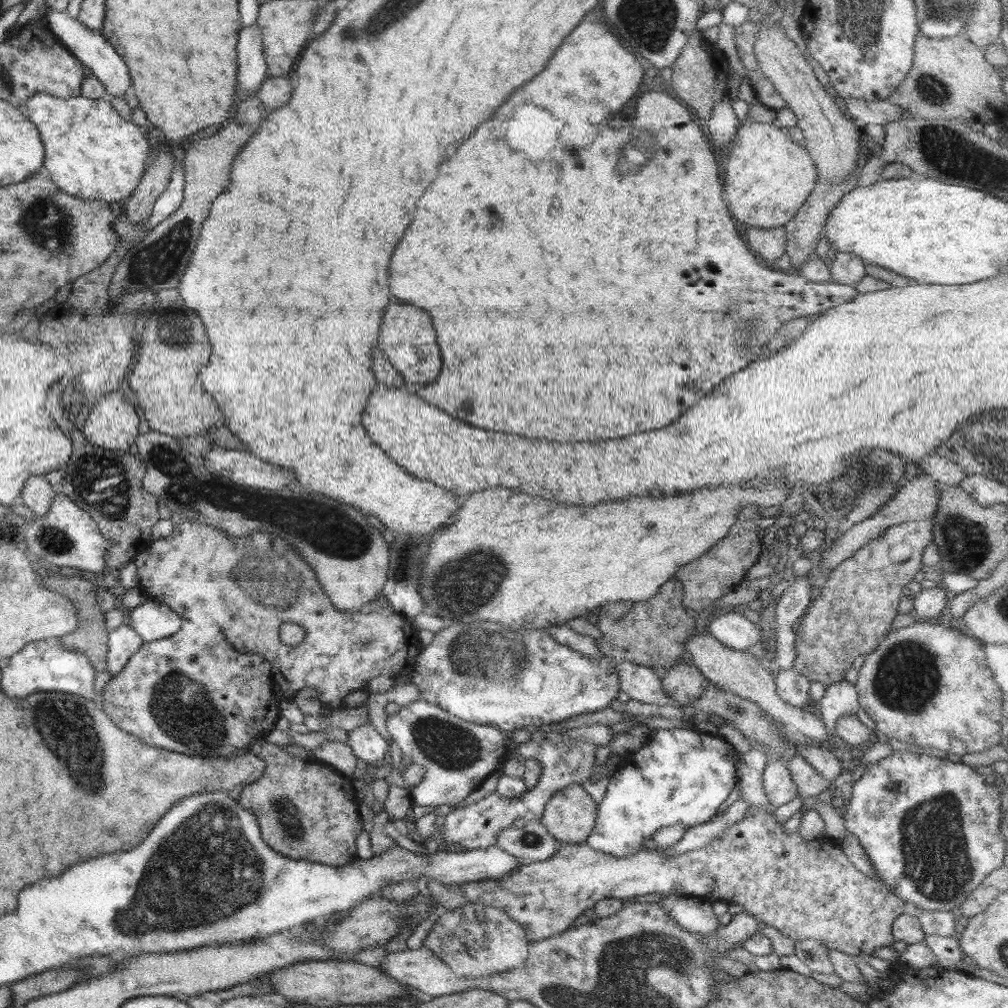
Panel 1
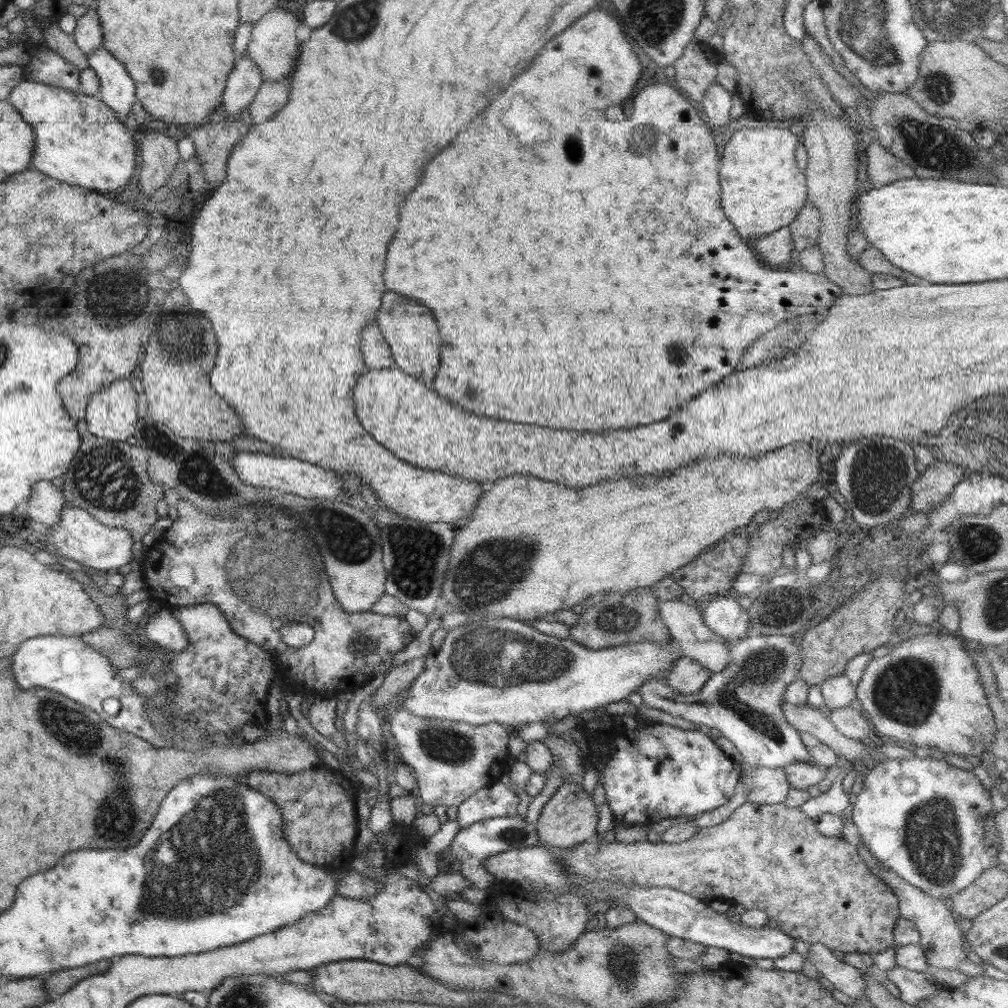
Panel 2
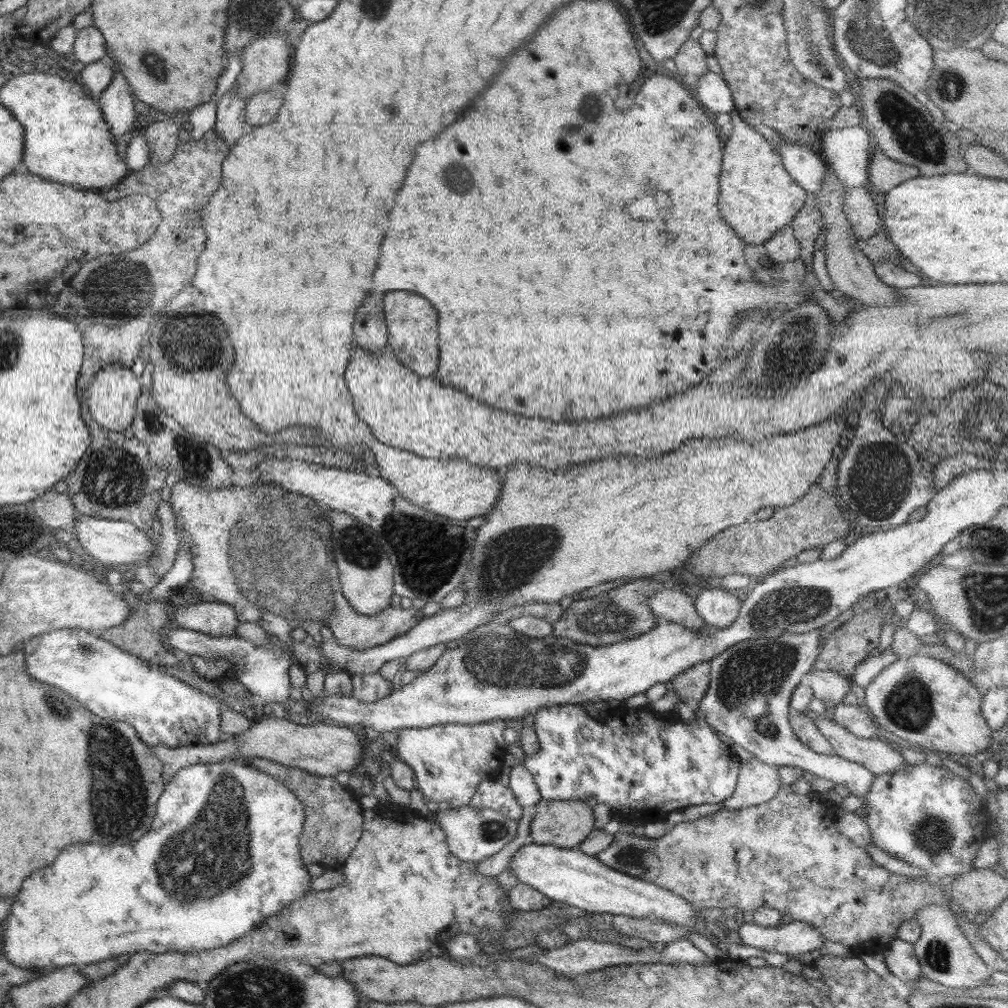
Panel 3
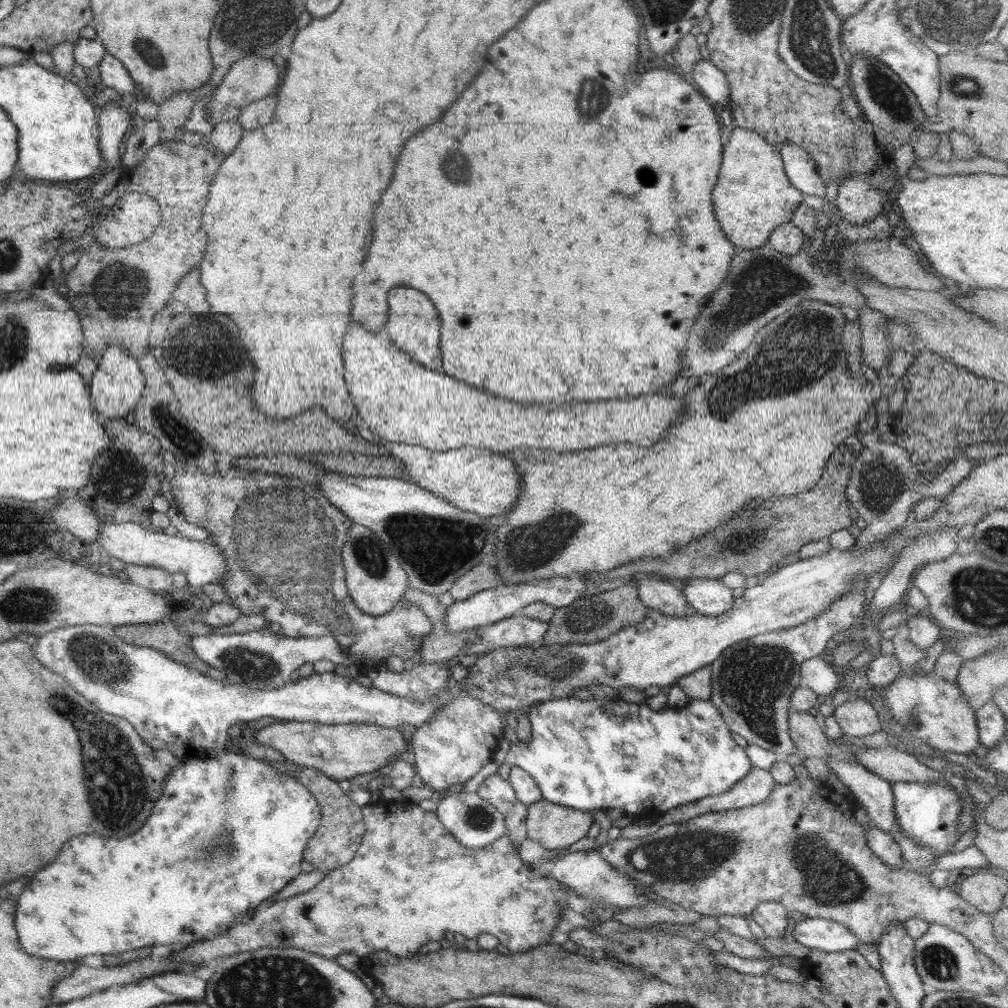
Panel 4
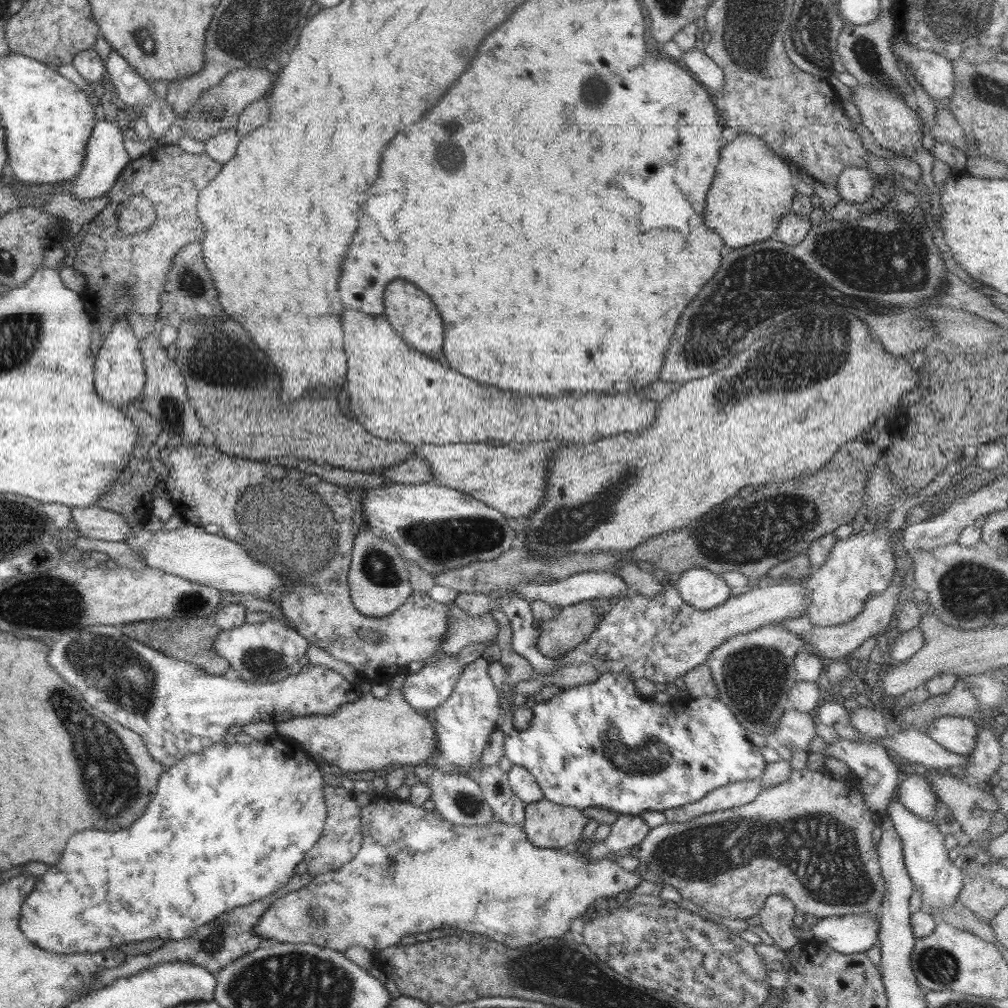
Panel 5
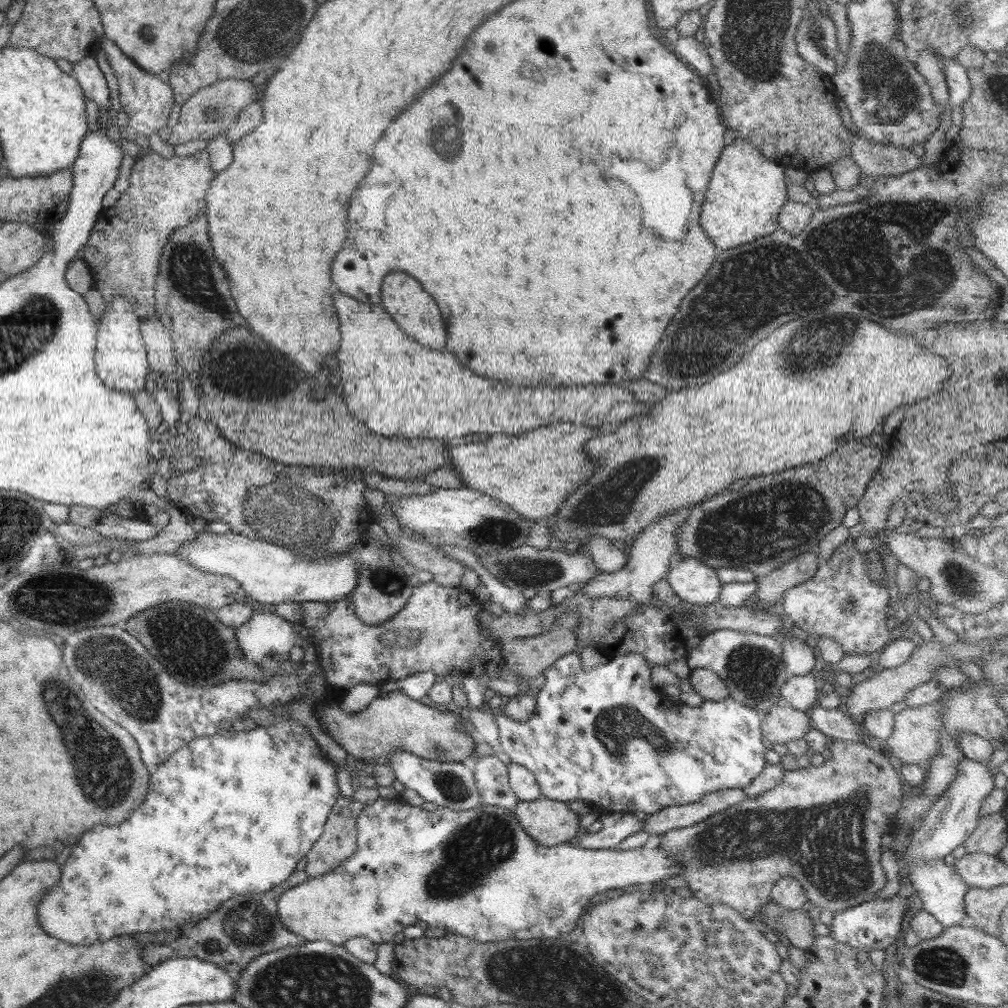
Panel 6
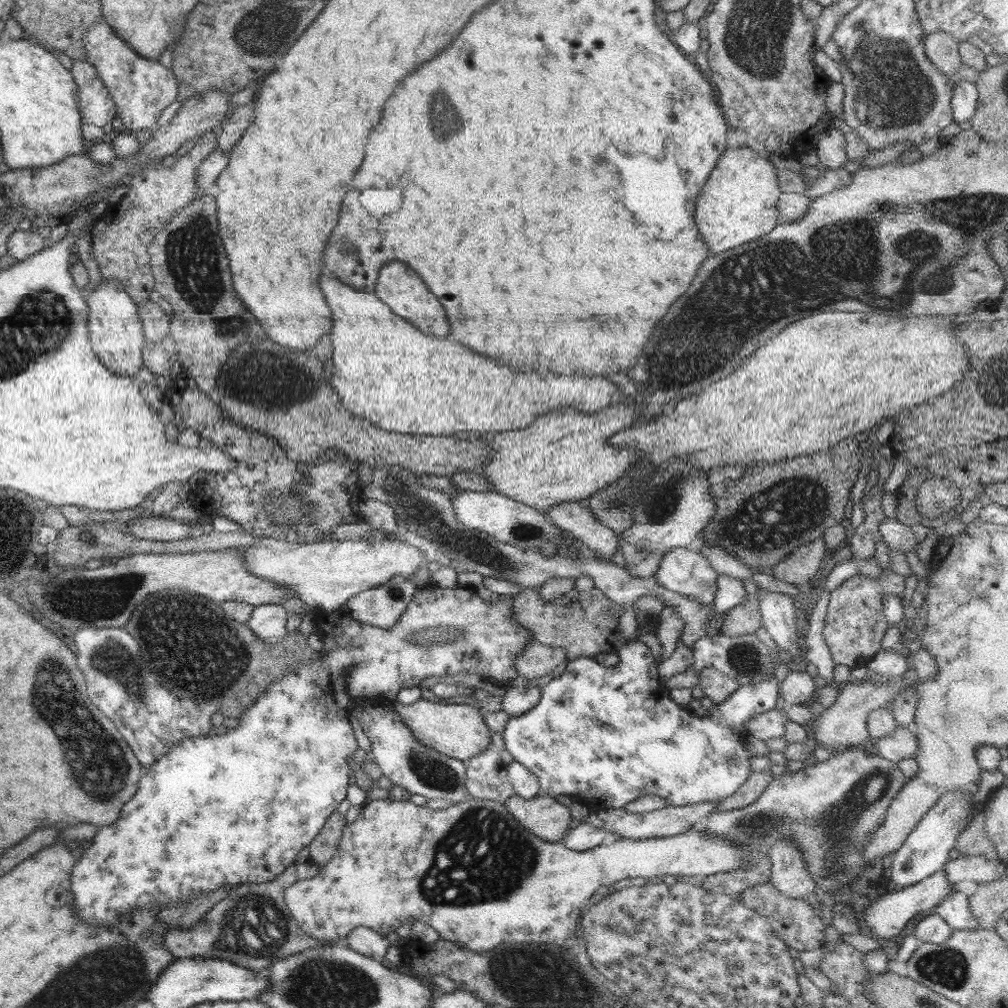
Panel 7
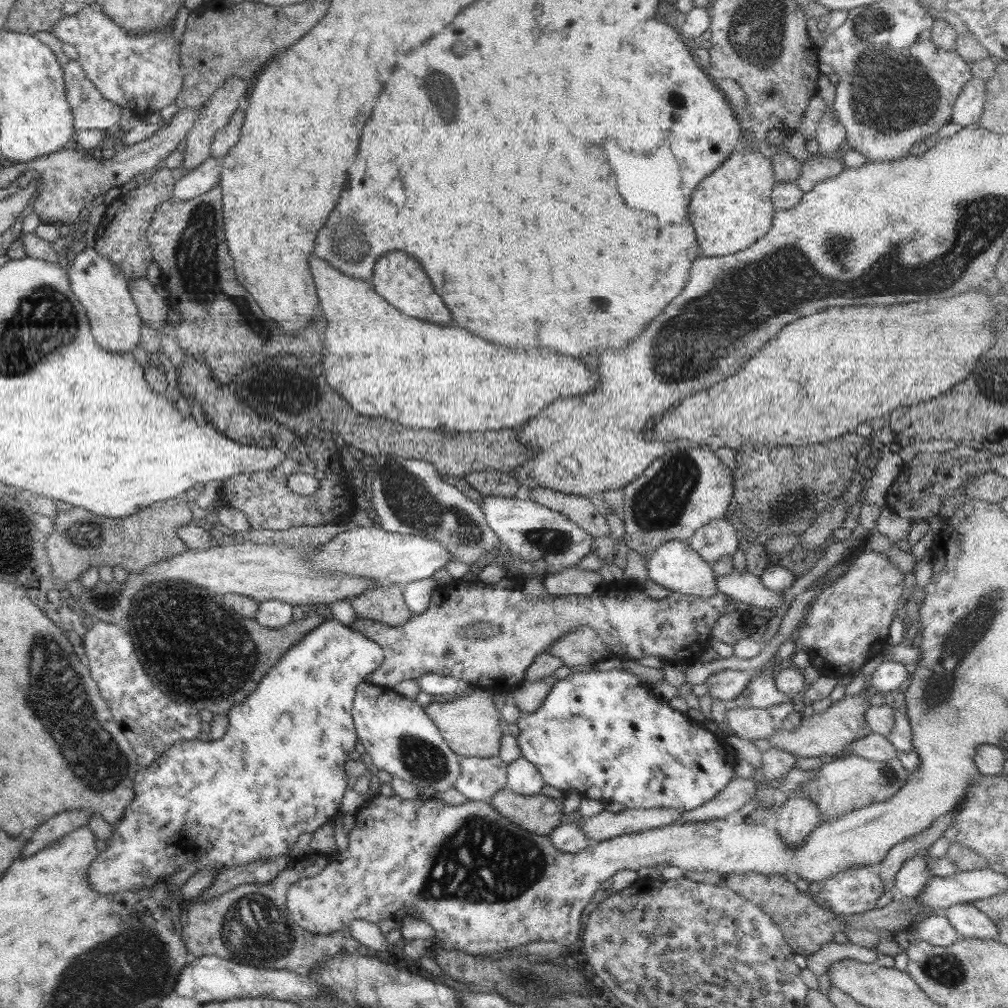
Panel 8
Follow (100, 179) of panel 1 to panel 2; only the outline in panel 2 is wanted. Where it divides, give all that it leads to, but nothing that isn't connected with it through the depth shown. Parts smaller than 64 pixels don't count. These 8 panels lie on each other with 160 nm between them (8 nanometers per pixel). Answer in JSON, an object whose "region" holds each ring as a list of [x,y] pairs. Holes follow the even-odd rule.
{"region":[[[25,79],[12,89],[8,102],[18,109],[22,118],[33,128],[35,151],[31,166],[34,166],[33,169],[36,171],[40,170],[42,174],[60,182],[81,186],[101,194],[121,190],[135,179],[135,162],[139,150],[136,137],[133,130],[128,130],[102,99]]]}

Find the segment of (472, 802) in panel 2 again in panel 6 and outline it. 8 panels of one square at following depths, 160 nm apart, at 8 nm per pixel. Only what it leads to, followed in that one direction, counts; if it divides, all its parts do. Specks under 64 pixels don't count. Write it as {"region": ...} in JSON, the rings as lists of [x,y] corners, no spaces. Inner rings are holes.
{"region":[[[497,753],[474,759],[471,767],[482,804],[499,806],[513,812],[519,798],[509,785],[509,770],[498,759]]]}

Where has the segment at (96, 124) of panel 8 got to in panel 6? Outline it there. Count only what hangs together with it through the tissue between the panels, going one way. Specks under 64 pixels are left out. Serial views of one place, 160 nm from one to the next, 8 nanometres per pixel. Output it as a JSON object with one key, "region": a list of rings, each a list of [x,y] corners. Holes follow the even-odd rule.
{"region":[[[95,56],[83,58],[72,65],[70,74],[79,82],[85,96],[94,100],[99,108],[104,106],[109,110],[110,89]]]}

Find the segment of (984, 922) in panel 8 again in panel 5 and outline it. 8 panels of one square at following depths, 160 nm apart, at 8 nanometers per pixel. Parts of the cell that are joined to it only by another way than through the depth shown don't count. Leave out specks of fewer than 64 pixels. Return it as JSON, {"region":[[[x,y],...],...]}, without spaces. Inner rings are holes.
{"region":[[[895,792],[891,803],[882,815],[883,818],[886,817],[886,813],[894,825],[896,834],[901,838],[906,872],[915,886],[915,891],[922,893],[923,902],[930,905],[930,910],[934,910],[934,912],[940,912],[940,910],[944,910],[944,907],[955,903],[967,877],[963,870],[957,868],[949,860],[948,851],[944,844],[945,836],[940,833],[939,828],[934,823],[922,820],[910,812],[899,801],[899,796]]]}

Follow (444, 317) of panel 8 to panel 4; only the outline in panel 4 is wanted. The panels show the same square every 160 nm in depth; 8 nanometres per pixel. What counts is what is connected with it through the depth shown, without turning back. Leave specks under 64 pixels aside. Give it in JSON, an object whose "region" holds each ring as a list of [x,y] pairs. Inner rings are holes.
{"region":[[[396,287],[387,292],[385,307],[389,309],[389,319],[384,327],[392,342],[418,365],[434,371],[441,370],[441,320],[436,307],[426,294],[421,290]]]}

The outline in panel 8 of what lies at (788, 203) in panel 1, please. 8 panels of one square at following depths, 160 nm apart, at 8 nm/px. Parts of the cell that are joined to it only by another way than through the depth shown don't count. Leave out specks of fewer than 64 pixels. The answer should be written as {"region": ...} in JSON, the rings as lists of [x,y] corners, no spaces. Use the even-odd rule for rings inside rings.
{"region":[[[755,148],[744,154],[732,151],[717,170],[698,183],[692,193],[689,219],[700,244],[699,252],[704,257],[734,254],[762,238],[771,229],[776,211],[771,199],[775,183],[768,157]]]}

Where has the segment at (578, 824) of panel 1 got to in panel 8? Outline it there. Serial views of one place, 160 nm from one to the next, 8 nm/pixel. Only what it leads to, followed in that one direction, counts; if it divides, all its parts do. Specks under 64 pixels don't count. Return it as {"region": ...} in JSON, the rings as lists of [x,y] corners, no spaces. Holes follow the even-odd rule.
{"region":[[[507,786],[491,798],[490,804],[510,822],[542,836],[549,836],[563,815],[563,800],[541,793],[524,795]]]}

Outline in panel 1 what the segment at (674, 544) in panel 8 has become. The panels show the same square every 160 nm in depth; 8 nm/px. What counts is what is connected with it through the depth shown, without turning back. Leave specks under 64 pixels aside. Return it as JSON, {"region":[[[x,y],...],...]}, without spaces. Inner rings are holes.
{"region":[[[725,609],[710,624],[710,634],[727,648],[747,651],[763,640],[761,629],[747,617],[742,609]]]}

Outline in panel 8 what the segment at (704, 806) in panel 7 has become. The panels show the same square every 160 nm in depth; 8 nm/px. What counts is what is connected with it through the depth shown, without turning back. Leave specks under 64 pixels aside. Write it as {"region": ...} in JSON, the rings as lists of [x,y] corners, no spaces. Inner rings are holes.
{"region":[[[653,808],[630,809],[610,812],[602,811],[592,817],[582,817],[576,813],[576,823],[592,842],[605,841],[624,834],[640,833],[650,828],[682,823],[683,810]]]}

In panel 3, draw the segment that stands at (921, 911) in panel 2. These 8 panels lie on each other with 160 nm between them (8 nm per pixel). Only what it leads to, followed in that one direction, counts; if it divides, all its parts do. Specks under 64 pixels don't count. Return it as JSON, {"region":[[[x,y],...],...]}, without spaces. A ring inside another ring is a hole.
{"region":[[[928,905],[924,910],[920,910],[914,919],[920,924],[921,935],[914,943],[914,954],[918,957],[918,962],[921,966],[922,976],[928,977],[932,982],[942,984],[948,990],[964,990],[969,993],[969,990],[978,988],[986,984],[987,978],[990,978],[993,970],[981,958],[980,955],[972,948],[970,941],[964,936],[964,933],[954,922],[952,914],[946,910],[946,907],[940,905]]]}

